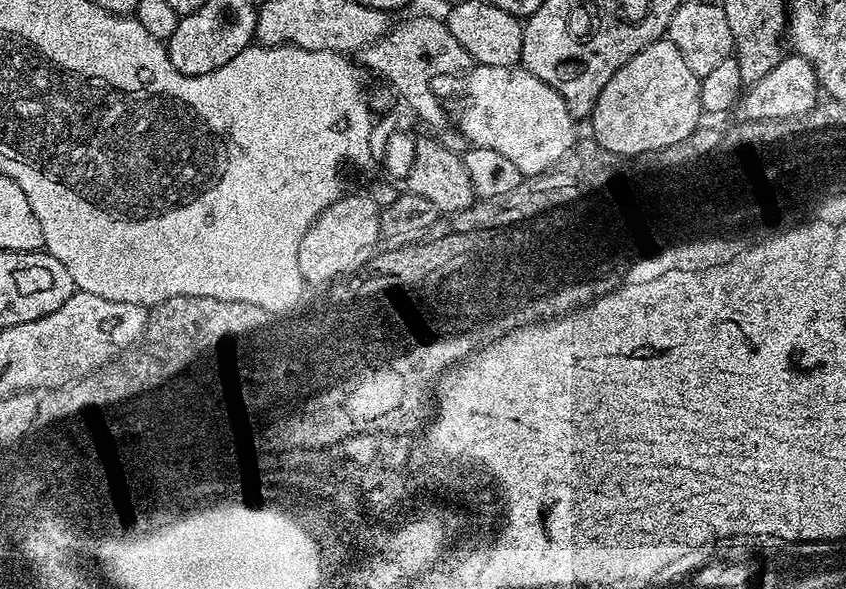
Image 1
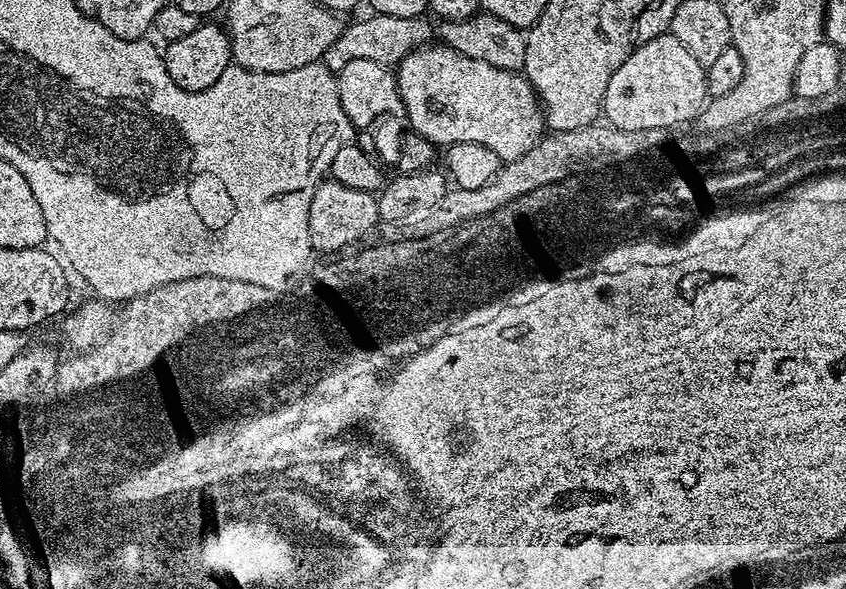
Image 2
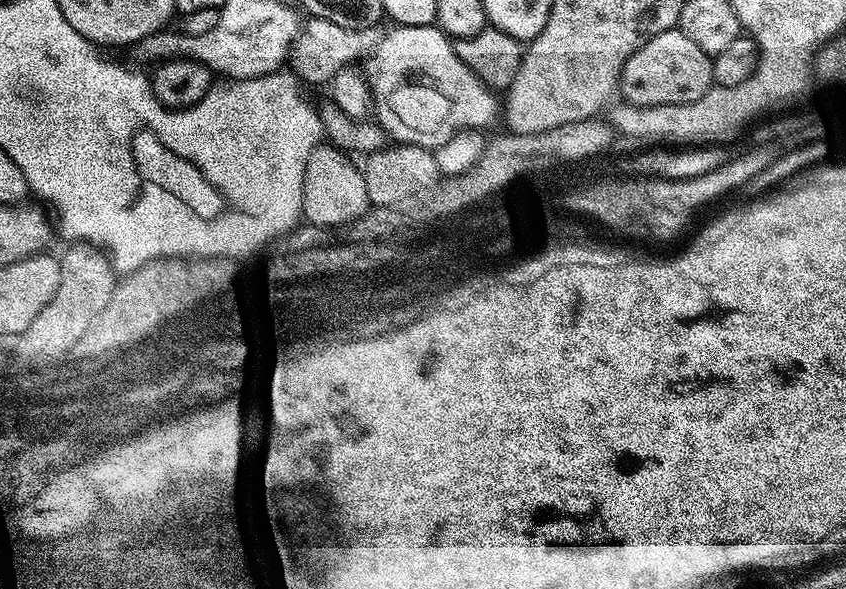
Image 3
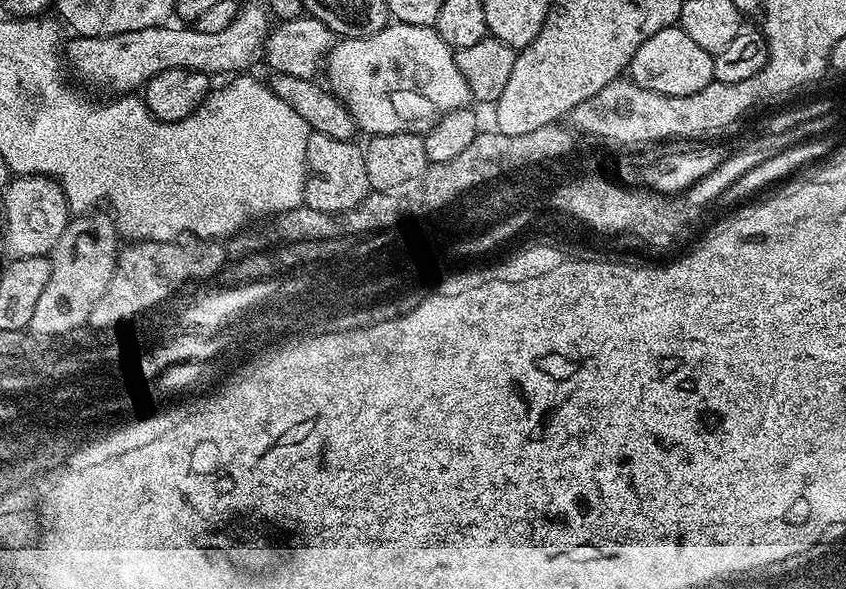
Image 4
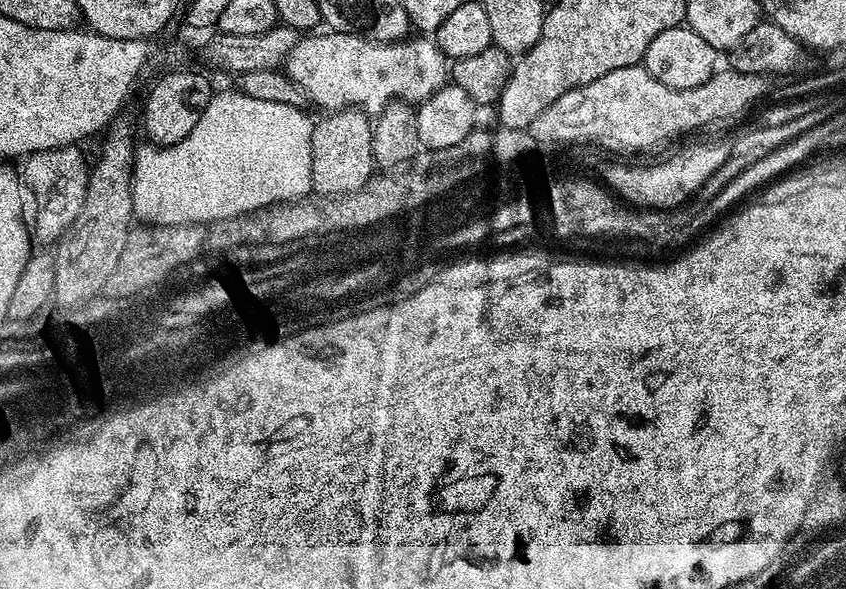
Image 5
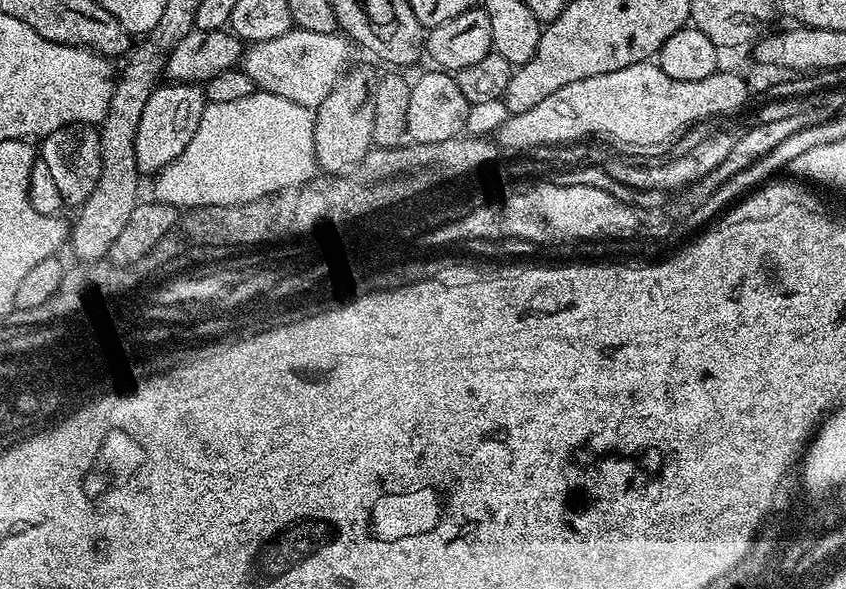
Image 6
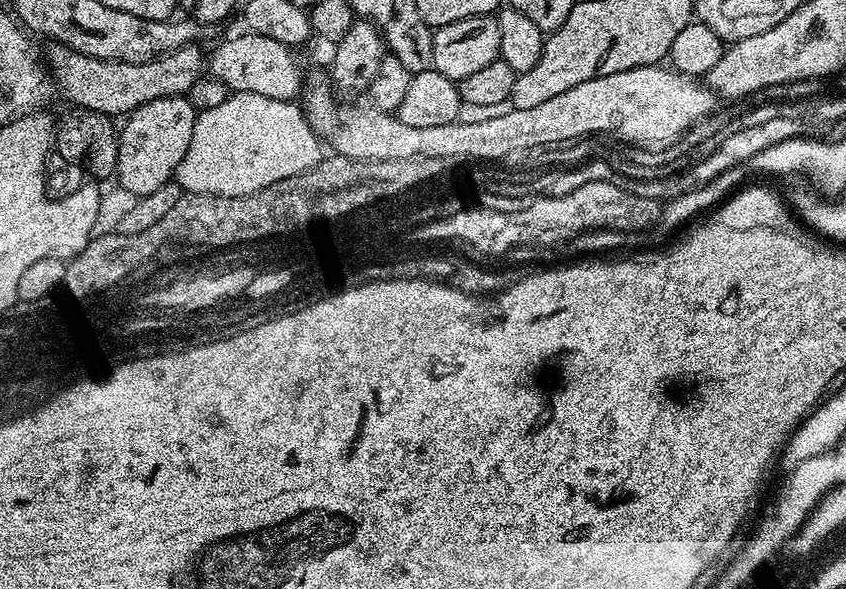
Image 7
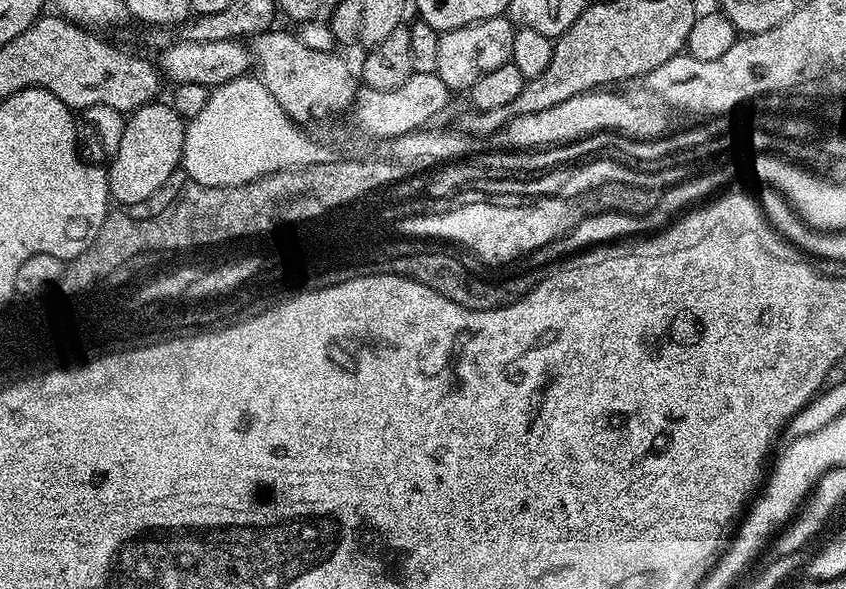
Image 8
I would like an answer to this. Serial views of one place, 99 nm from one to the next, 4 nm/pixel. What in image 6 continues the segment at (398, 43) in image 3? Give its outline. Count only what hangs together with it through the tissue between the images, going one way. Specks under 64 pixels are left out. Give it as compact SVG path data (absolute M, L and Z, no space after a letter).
M293 26L281 37L253 43L242 57L242 69L259 91L278 94L290 102L298 102L298 106L315 110L349 71L352 51L353 45L336 32L313 34L311 30Z

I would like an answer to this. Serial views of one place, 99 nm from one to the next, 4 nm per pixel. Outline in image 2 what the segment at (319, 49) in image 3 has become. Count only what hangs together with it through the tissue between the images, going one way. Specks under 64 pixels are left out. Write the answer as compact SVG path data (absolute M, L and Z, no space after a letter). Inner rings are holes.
M368 14L365 20L352 24L343 29L340 37L324 52L322 61L324 67L339 70L354 59L370 59L371 62L385 66L399 65L418 48L423 48L433 39L434 28L427 24L424 16L414 18L394 18L379 14ZM429 39L429 40L428 40Z

